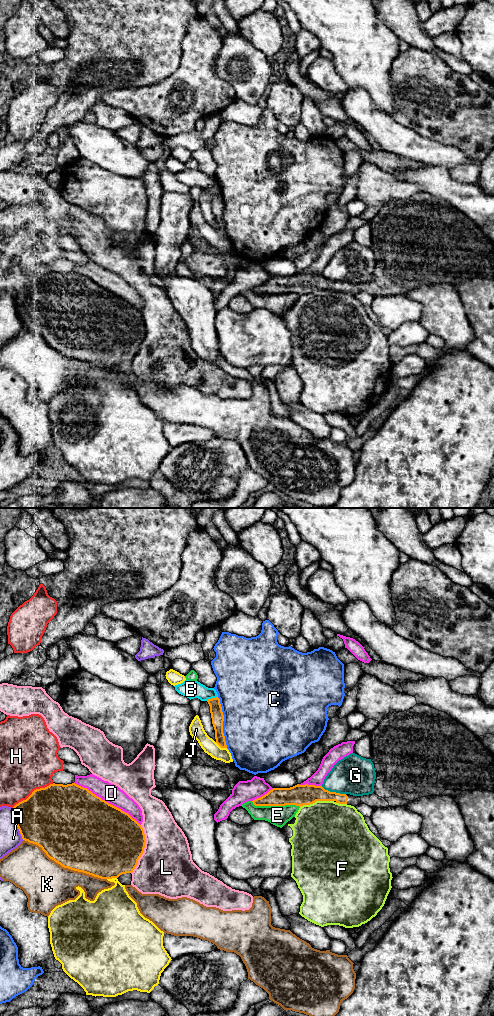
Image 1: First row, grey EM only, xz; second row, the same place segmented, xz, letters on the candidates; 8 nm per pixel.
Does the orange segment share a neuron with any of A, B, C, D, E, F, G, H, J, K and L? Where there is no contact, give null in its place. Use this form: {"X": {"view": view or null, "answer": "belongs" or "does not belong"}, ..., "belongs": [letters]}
{"A": {"view": "xz", "answer": "does not belong"}, "B": {"view": "xz", "answer": "does not belong"}, "C": {"view": "xz", "answer": "does not belong"}, "D": {"view": "xz", "answer": "does not belong"}, "E": {"view": "xz", "answer": "does not belong"}, "F": {"view": "xz", "answer": "does not belong"}, "G": {"view": "xz", "answer": "does not belong"}, "H": {"view": "xz", "answer": "does not belong"}, "J": {"view": "xz", "answer": "does not belong"}, "K": {"view": "xz", "answer": "does not belong"}, "L": {"view": "xz", "answer": "does not belong"}, "belongs": []}

